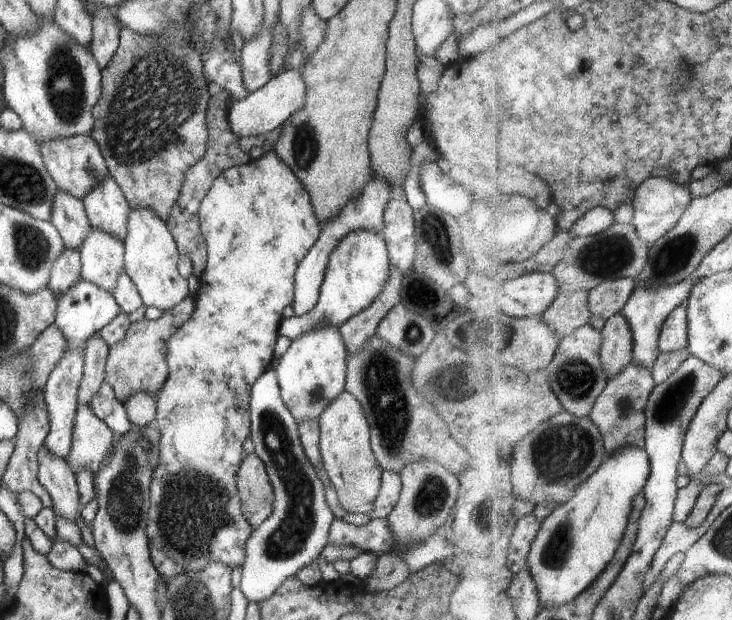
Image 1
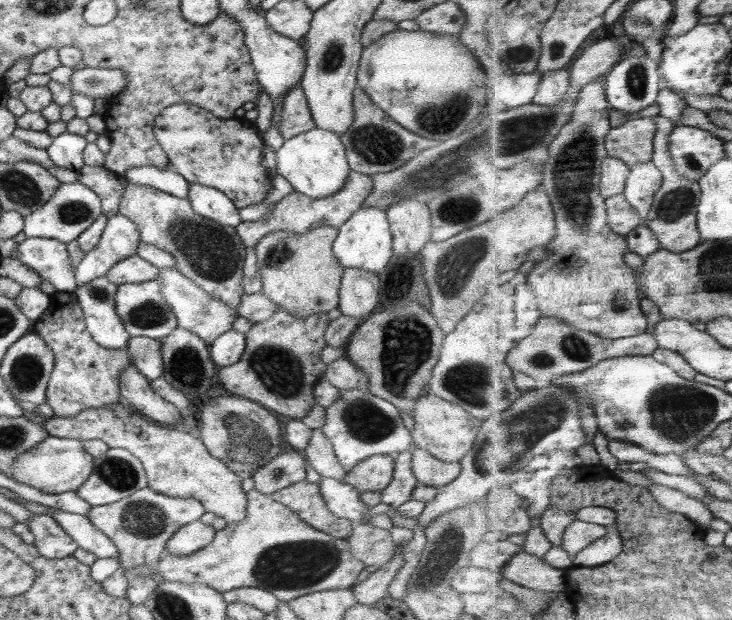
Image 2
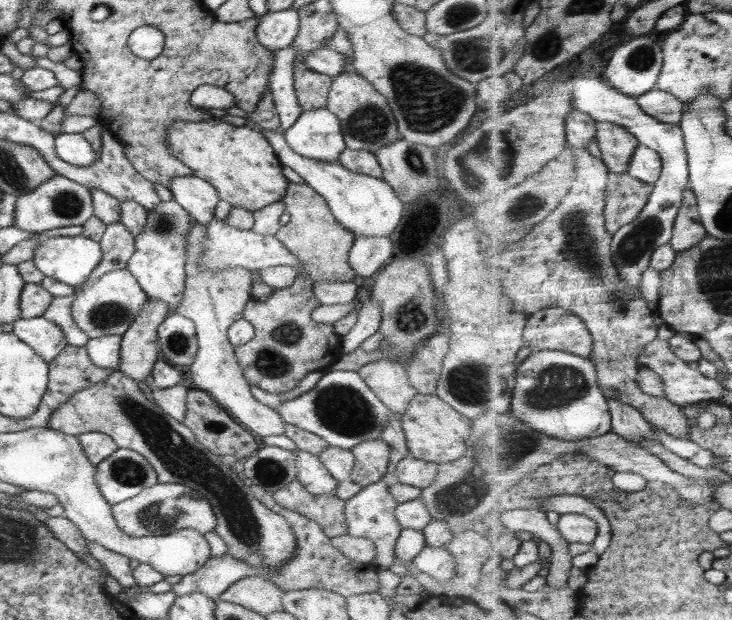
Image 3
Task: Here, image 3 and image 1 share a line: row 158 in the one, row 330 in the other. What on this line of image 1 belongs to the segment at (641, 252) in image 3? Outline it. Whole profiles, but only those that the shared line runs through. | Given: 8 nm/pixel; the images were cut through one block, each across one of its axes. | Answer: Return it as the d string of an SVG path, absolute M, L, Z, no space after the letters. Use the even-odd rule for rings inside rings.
M688 305L680 306L668 318L660 338L660 350L663 353L677 353L690 346Z

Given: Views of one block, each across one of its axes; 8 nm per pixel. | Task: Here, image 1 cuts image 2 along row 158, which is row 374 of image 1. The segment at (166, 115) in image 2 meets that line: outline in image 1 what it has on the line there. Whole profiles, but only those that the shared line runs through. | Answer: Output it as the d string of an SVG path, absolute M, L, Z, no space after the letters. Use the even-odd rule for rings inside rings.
M274 150L262 154L258 160L252 160L248 164L240 164L240 166L234 166L222 172L201 201L198 216L200 232L207 248L206 268L200 276L200 286L193 296L194 312L192 312L192 316L188 318L188 322L174 330L168 344L166 344L168 353L164 354L164 360L168 366L168 379L155 399L157 404L155 419L158 422L158 430L160 430L160 454L158 454L158 466L153 470L151 477L149 499L151 506L148 513L146 536L148 536L152 563L156 566L156 571L160 574L160 580L164 584L174 580L180 574L186 574L188 570L202 572L210 562L222 562L224 566L230 568L230 571L238 566L243 566L244 548L254 529L243 516L240 498L236 492L236 470L240 467L240 462L245 454L242 444L246 438L250 437L250 392L256 380L270 369L272 358L275 358L273 353L276 338L279 336L277 334L278 326L283 320L284 308L292 305L294 299L296 268L304 256L314 247L321 232L320 220L314 216L310 192L304 188L296 174L284 164L284 160L281 160Z

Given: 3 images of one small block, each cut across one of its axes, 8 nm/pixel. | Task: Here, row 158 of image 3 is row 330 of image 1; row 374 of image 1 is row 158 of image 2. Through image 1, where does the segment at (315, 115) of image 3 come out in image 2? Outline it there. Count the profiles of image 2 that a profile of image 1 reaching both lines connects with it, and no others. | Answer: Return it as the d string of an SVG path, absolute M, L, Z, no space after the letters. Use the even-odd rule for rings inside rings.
M314 127L284 141L275 152L276 173L288 181L293 191L314 199L326 198L340 191L348 181L350 168L345 146L335 132Z

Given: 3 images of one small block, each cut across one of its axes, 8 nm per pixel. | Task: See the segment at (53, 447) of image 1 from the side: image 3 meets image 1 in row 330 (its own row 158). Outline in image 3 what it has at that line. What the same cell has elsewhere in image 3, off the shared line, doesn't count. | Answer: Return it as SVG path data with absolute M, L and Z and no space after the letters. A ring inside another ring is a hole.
M60 132L55 135L54 140L56 154L67 164L88 166L100 160L101 151L95 150L82 133L64 134Z

